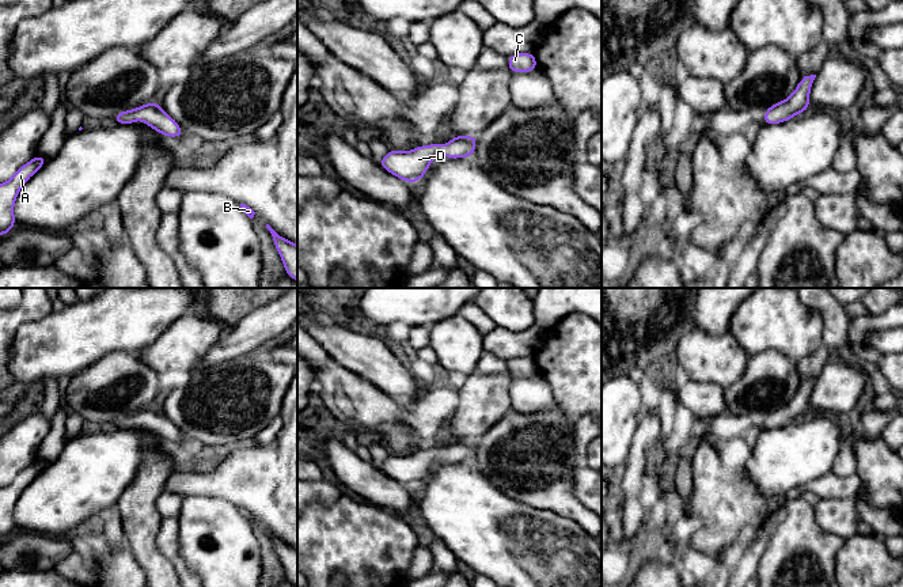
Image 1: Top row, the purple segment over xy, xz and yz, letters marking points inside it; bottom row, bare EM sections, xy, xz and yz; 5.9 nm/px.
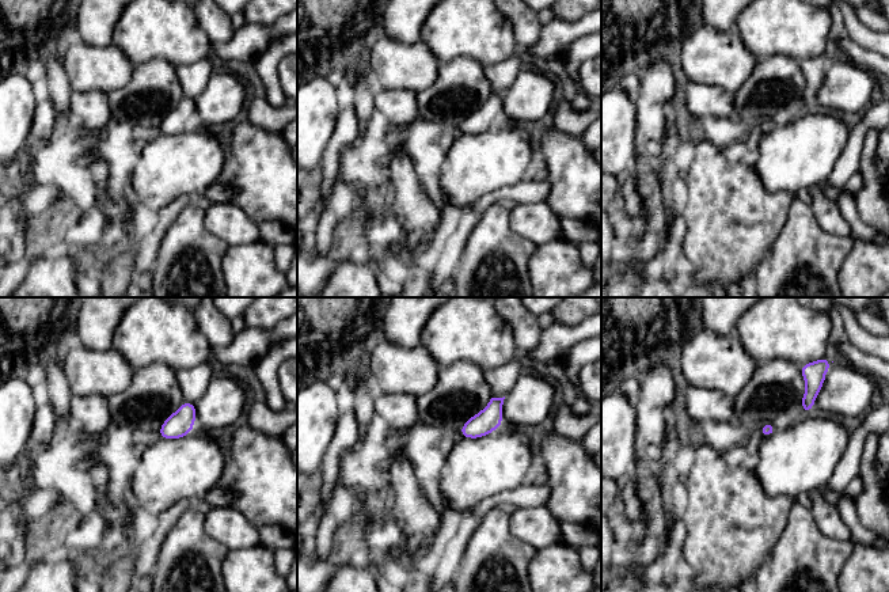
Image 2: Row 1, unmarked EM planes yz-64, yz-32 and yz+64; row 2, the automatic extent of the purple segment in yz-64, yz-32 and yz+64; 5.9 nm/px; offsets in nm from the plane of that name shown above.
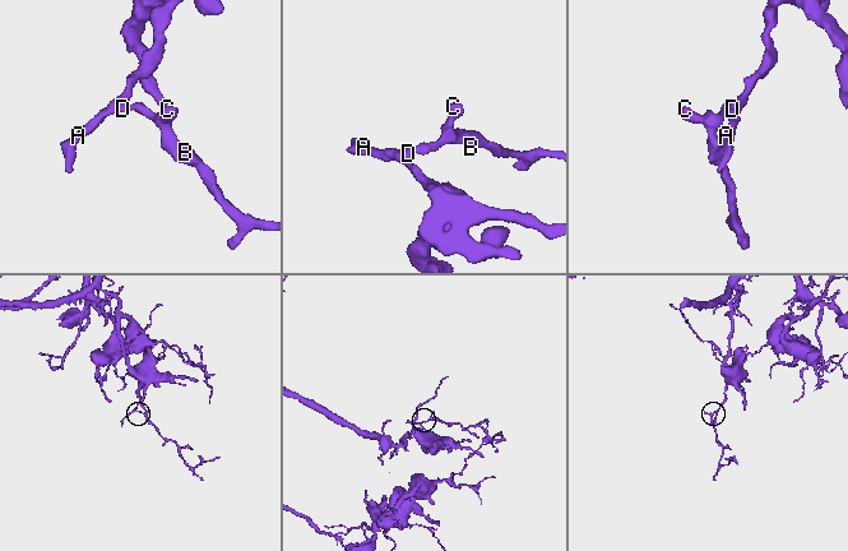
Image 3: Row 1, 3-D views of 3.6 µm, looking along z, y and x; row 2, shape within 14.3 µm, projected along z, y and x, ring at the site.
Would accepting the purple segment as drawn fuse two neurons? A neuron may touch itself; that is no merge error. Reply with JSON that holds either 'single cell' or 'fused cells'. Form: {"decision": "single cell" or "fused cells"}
{"decision": "single cell"}

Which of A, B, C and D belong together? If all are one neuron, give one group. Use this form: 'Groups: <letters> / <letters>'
Groups: A B C D

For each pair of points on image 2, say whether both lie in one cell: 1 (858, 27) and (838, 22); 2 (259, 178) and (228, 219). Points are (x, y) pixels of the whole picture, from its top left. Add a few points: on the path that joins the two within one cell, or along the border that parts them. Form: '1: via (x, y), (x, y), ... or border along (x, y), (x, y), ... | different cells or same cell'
1: border along (842, 14), (848, 35), (863, 49) | different cells
2: border along (228, 202), (238, 207), (257, 224) | different cells

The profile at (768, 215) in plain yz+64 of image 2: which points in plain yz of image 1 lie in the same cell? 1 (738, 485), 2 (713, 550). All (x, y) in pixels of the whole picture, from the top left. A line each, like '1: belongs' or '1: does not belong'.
1: belongs
2: belongs

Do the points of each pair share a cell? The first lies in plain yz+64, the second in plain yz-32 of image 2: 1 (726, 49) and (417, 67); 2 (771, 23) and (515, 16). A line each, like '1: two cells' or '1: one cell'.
1: one cell
2: two cells

